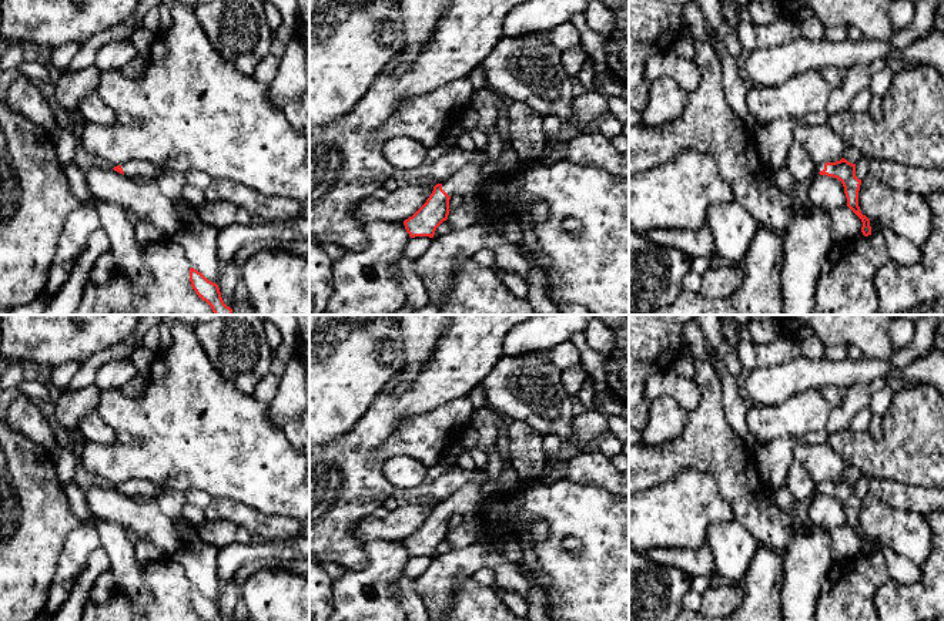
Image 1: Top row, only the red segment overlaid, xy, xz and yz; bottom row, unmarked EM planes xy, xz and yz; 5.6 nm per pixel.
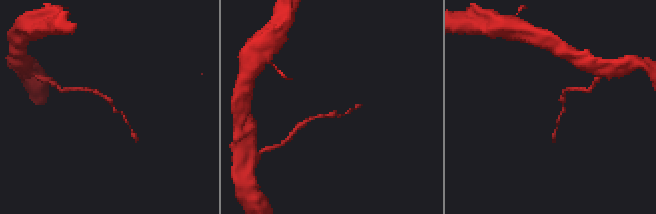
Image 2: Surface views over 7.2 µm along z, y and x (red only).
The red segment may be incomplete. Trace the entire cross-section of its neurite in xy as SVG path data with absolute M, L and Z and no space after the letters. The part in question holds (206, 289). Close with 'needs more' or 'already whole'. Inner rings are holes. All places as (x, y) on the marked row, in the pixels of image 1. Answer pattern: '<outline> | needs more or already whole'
M190 268L190 282L198 298L211 306L214 315L232 315L232 309L224 303L217 283L194 268Z | already whole

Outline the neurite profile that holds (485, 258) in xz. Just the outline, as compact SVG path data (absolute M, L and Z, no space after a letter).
M489 249L479 251L479 252L473 254L472 258L476 263L486 266L489 269L499 266L495 255Z

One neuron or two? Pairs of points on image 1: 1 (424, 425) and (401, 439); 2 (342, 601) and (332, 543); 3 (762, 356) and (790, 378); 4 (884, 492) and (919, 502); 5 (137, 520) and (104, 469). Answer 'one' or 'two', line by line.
1: one
2: two
3: two
4: one
5: two

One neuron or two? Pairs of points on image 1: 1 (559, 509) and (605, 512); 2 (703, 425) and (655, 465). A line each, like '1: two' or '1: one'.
1: one
2: one

